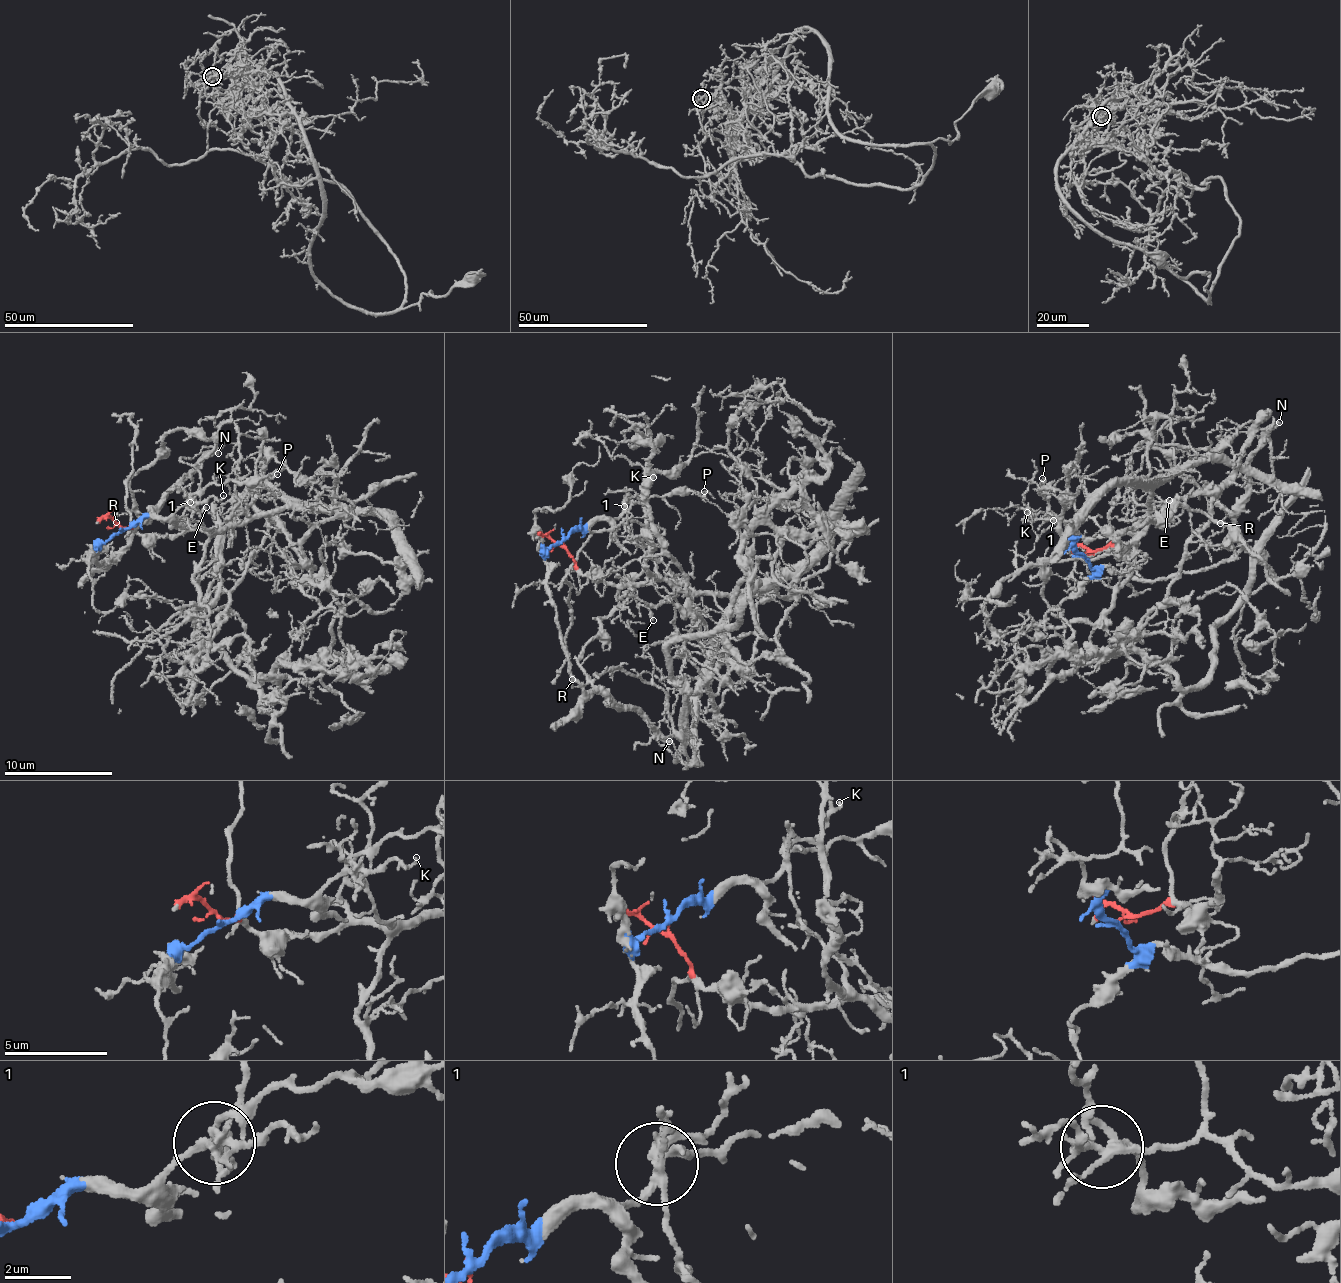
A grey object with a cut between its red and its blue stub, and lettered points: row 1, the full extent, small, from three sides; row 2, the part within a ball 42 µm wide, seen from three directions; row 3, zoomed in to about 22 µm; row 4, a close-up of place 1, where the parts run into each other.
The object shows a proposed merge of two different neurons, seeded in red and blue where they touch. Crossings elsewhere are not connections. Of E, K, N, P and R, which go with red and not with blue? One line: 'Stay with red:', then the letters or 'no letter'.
Stay with red: E

